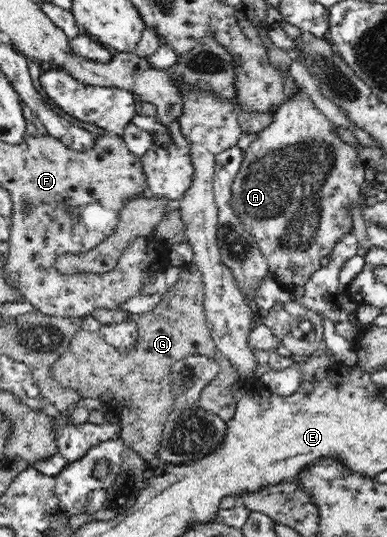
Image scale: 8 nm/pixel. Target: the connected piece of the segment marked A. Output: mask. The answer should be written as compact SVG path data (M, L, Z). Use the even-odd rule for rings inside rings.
M299 87L297 93L293 94L292 97L286 97L284 102L277 106L277 109L272 113L271 123L263 131L258 132L256 139L245 149L241 169L239 169L239 173L237 173L236 177L233 179L233 184L231 184L231 204L233 210L240 220L240 224L244 226L245 232L254 238L264 259L267 260L268 273L273 273L273 275L275 275L274 279L278 282L293 285L293 293L295 293L297 297L304 297L306 295L305 285L315 271L322 269L320 266L321 259L327 257L333 251L335 245L337 245L347 233L354 231L352 213L350 212L357 199L361 197L361 187L363 187L370 176L368 165L361 162L359 159L357 147L347 144L347 142L335 132L335 127L336 125L330 122L329 119L325 117L325 114L317 109L317 106L313 105L309 96Z

